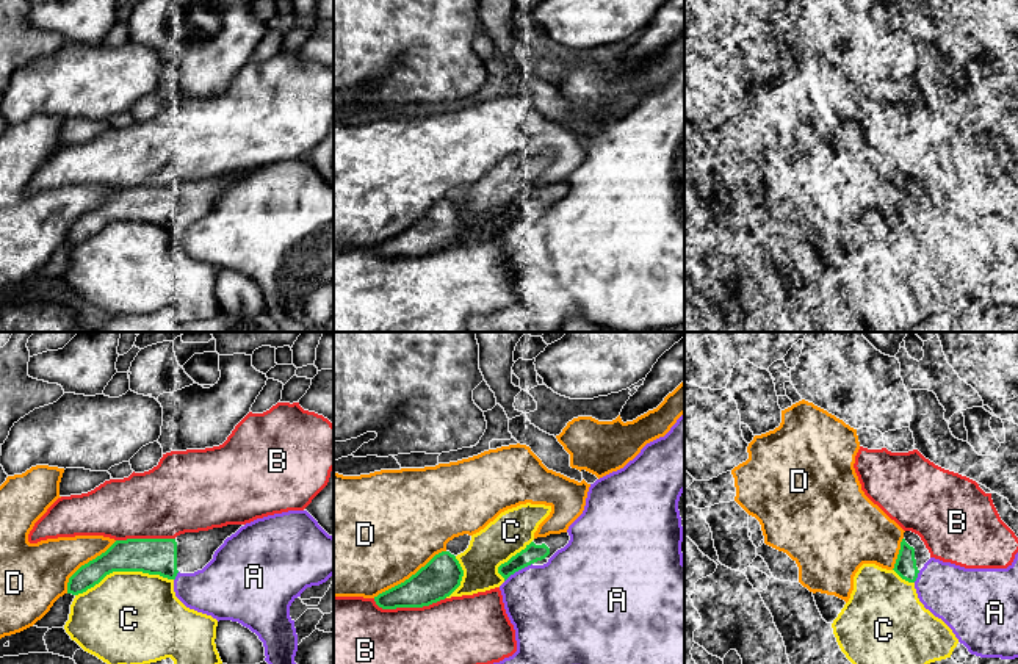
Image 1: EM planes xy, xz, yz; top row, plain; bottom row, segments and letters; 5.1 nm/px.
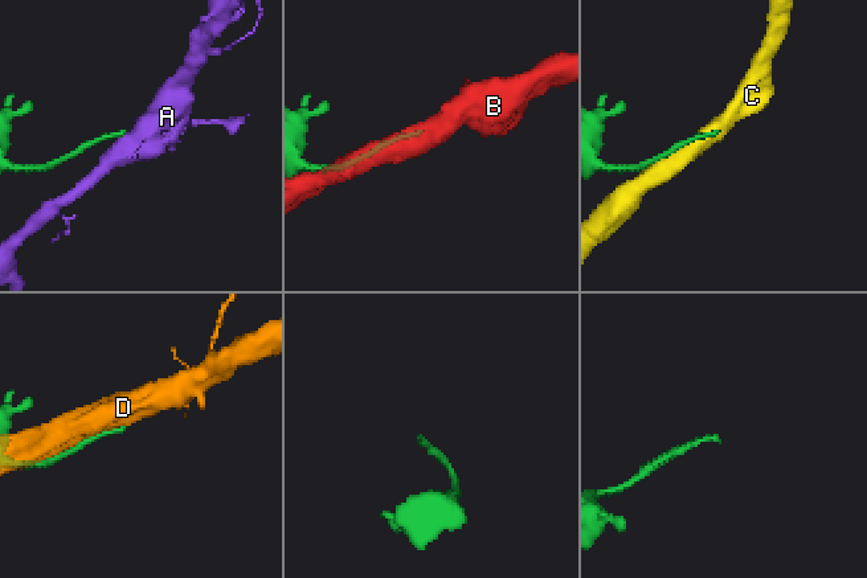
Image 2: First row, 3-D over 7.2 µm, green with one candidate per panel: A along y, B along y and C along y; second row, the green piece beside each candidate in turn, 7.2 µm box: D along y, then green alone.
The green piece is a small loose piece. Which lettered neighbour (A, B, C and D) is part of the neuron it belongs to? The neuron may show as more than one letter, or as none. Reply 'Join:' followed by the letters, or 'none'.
Join: none

